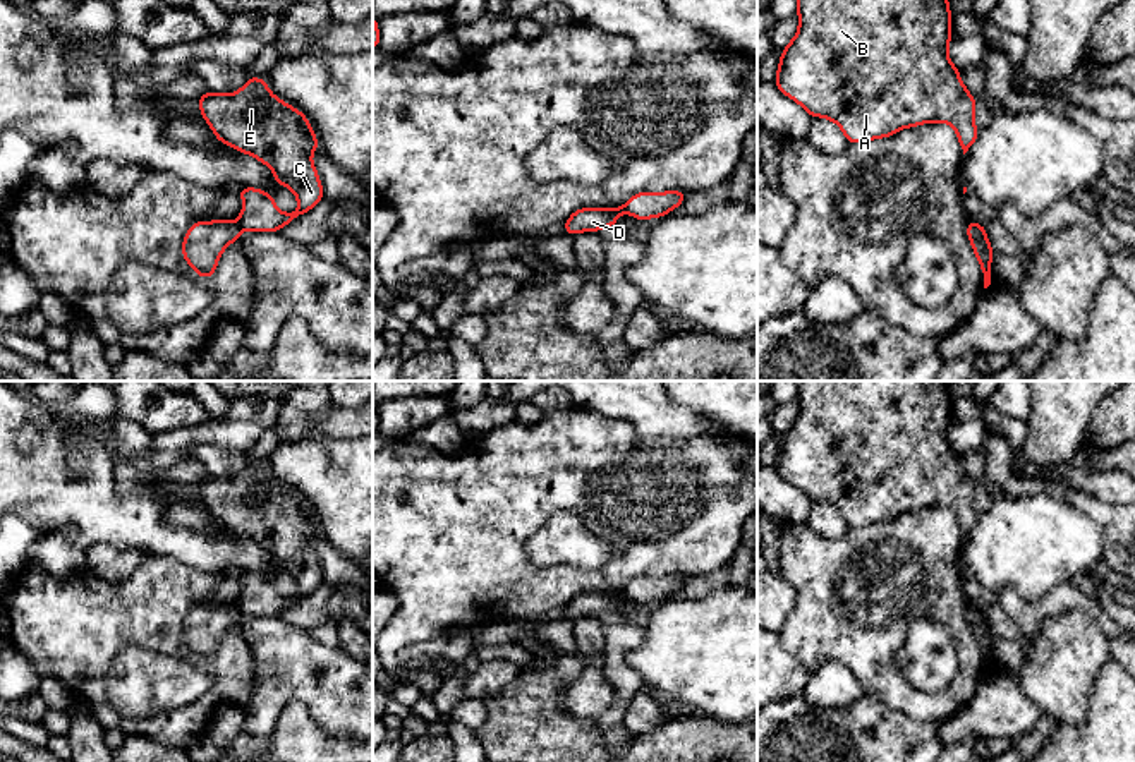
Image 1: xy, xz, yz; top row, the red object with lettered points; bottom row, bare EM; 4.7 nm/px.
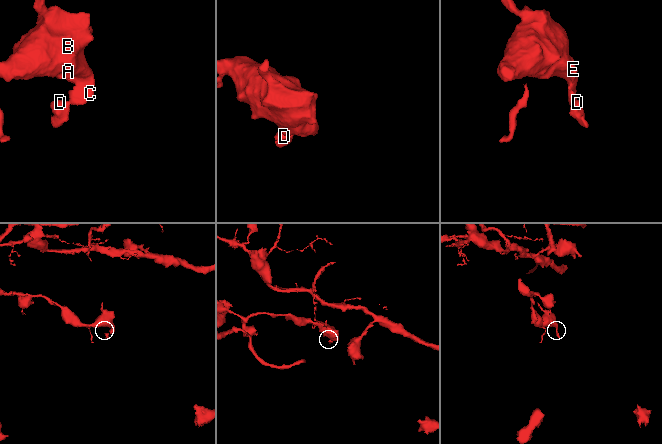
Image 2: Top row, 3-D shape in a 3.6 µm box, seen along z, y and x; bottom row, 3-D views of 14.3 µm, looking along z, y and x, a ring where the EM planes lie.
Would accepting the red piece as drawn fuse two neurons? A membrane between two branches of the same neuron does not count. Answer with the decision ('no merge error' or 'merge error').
merge error

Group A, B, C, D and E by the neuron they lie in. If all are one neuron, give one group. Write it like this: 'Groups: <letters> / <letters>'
Groups: A B C E / D

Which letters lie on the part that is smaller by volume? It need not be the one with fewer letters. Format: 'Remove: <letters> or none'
Remove: D

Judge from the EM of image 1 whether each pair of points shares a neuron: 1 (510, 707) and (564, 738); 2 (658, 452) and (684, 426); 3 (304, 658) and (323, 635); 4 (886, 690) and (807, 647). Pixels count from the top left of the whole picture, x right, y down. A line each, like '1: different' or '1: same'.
1: same
2: different
3: different
4: same

